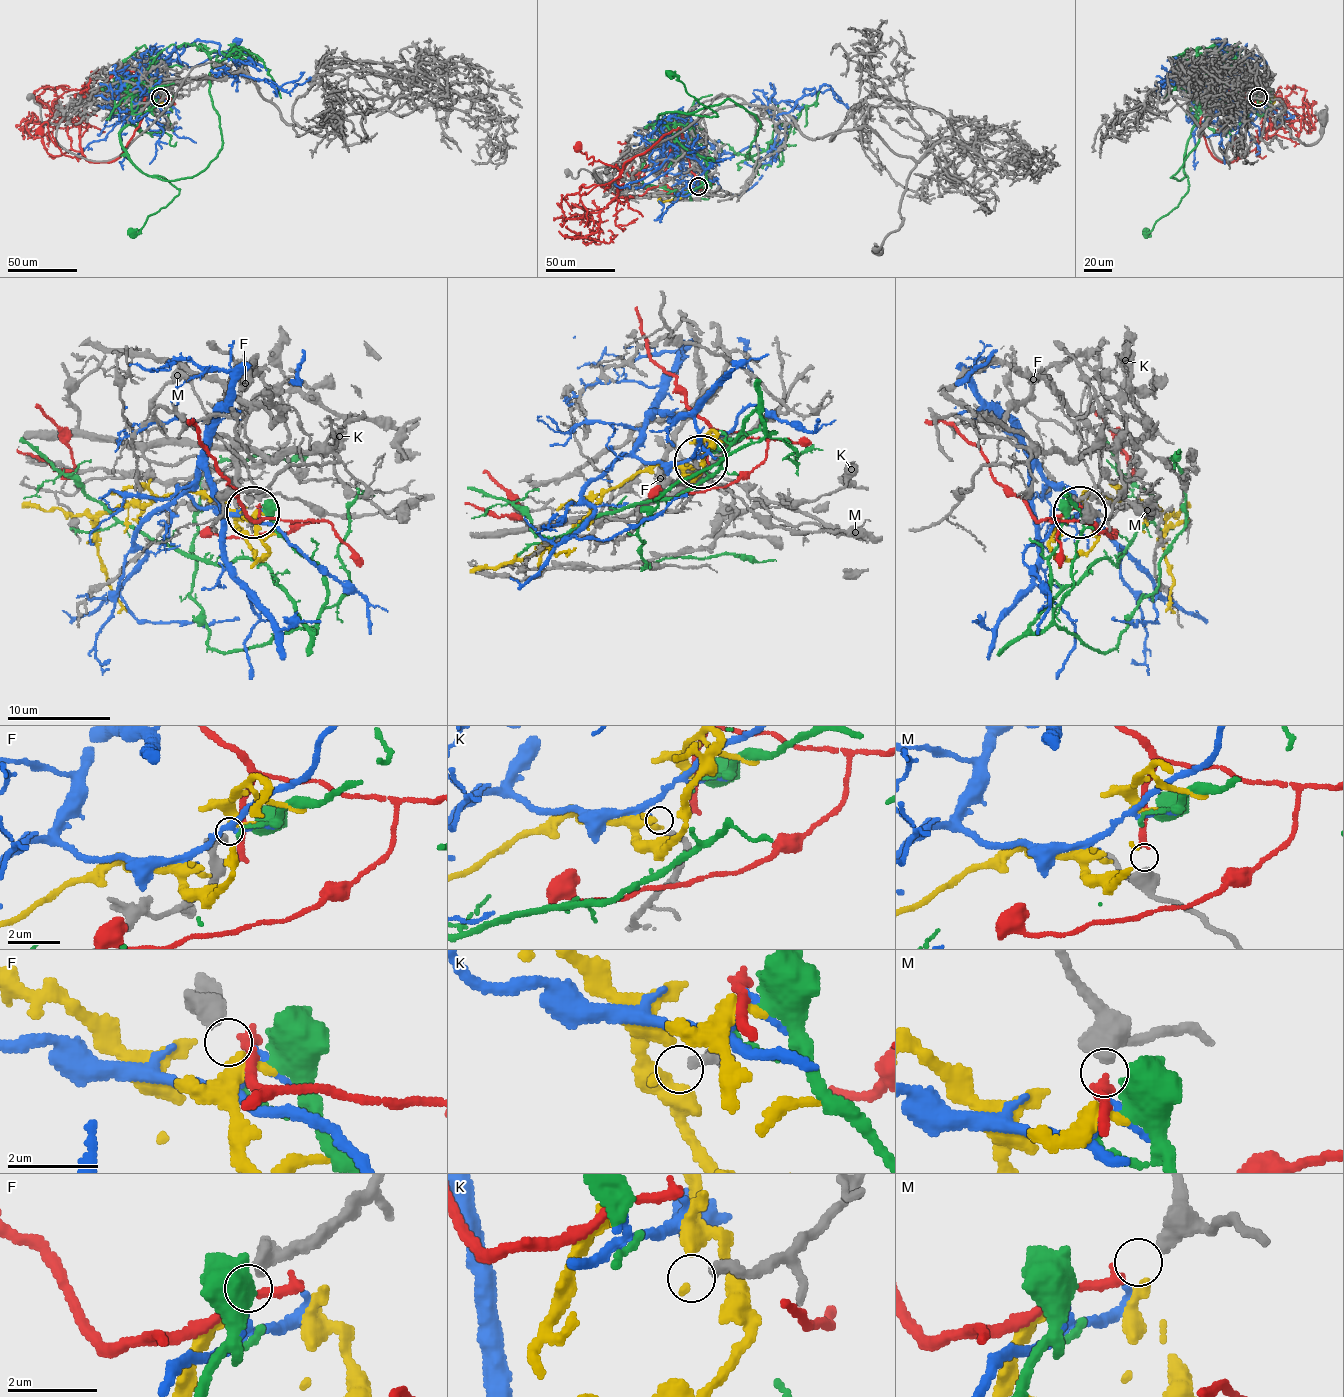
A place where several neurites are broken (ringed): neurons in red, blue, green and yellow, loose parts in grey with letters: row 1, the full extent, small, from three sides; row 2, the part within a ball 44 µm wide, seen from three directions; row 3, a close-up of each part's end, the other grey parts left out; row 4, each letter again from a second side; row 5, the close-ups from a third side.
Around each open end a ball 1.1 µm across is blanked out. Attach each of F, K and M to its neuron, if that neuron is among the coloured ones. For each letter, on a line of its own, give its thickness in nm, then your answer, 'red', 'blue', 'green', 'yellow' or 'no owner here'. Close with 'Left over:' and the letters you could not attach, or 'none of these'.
F: 400 nm | yellow
K: 220 nm | no owner here
M: 400 nm | red
Left over: K

